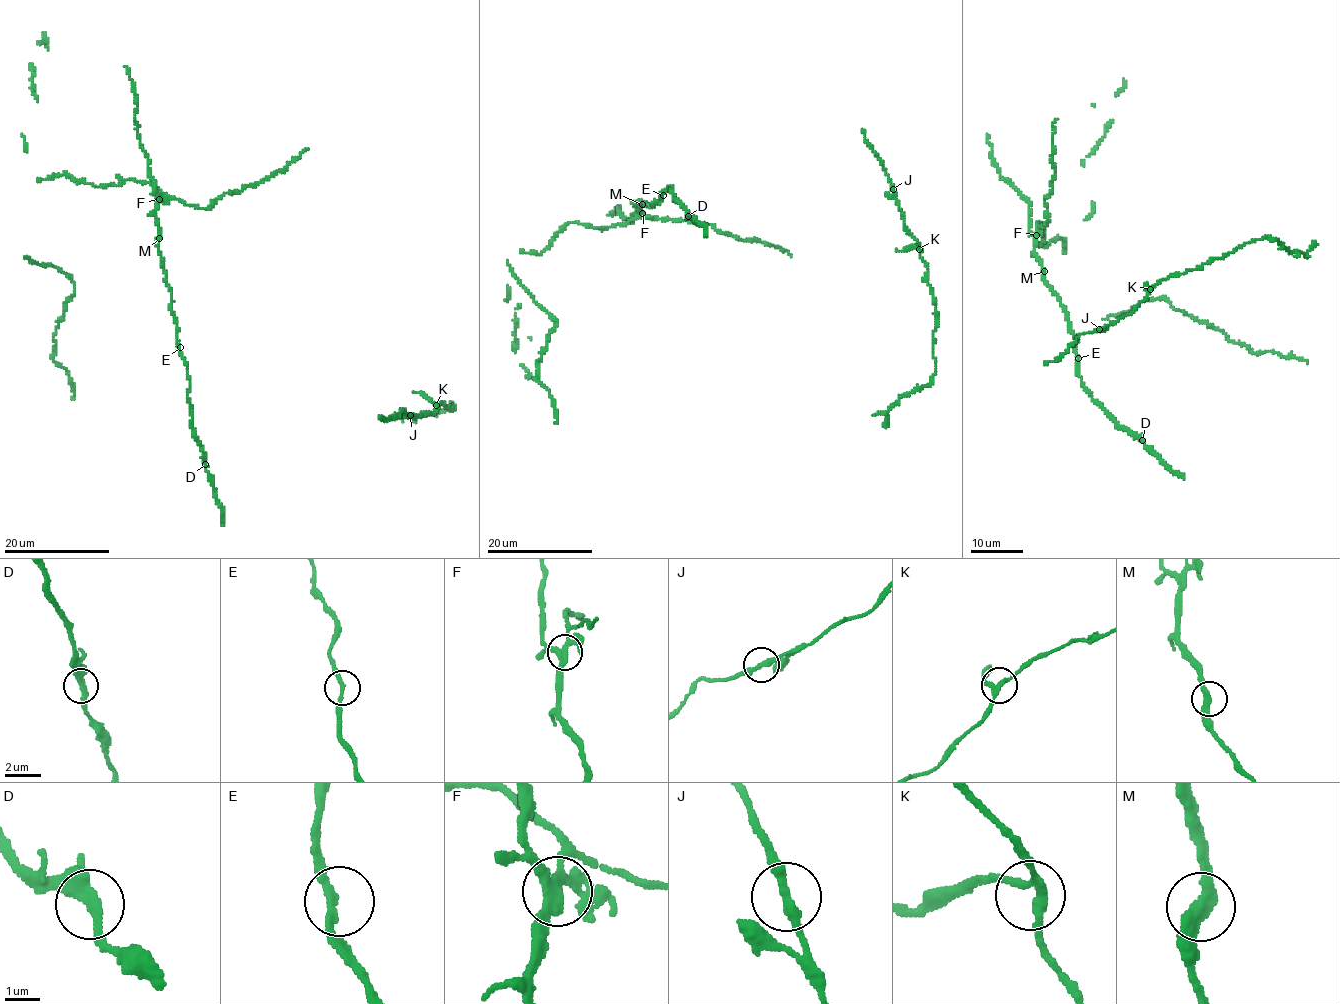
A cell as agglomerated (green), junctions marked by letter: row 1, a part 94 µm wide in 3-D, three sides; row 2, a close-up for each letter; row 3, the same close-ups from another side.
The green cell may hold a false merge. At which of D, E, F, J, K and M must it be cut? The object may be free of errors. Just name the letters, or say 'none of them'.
F

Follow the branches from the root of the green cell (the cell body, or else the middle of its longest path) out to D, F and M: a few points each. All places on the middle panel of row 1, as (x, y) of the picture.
D: (662, 195), (672, 186), (675, 200), (685, 208), (688, 216)
F: (662, 195), (654, 207), (641, 202), (642, 206), (638, 204), (642, 212)
M: (662, 195), (659, 203), (654, 203), (655, 206), (641, 202), (642, 204)

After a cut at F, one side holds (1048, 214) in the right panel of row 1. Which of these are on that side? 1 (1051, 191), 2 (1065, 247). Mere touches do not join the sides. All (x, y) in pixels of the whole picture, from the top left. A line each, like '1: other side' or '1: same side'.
1: same side
2: same side

